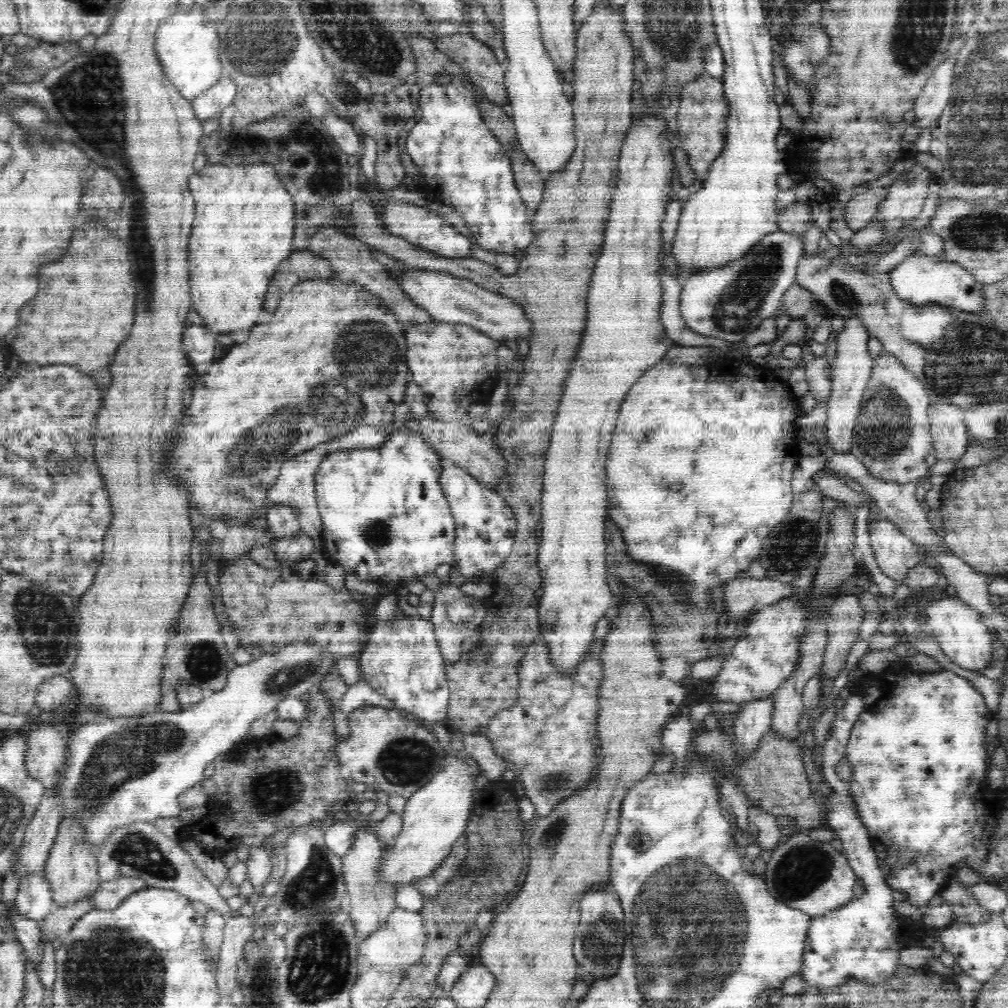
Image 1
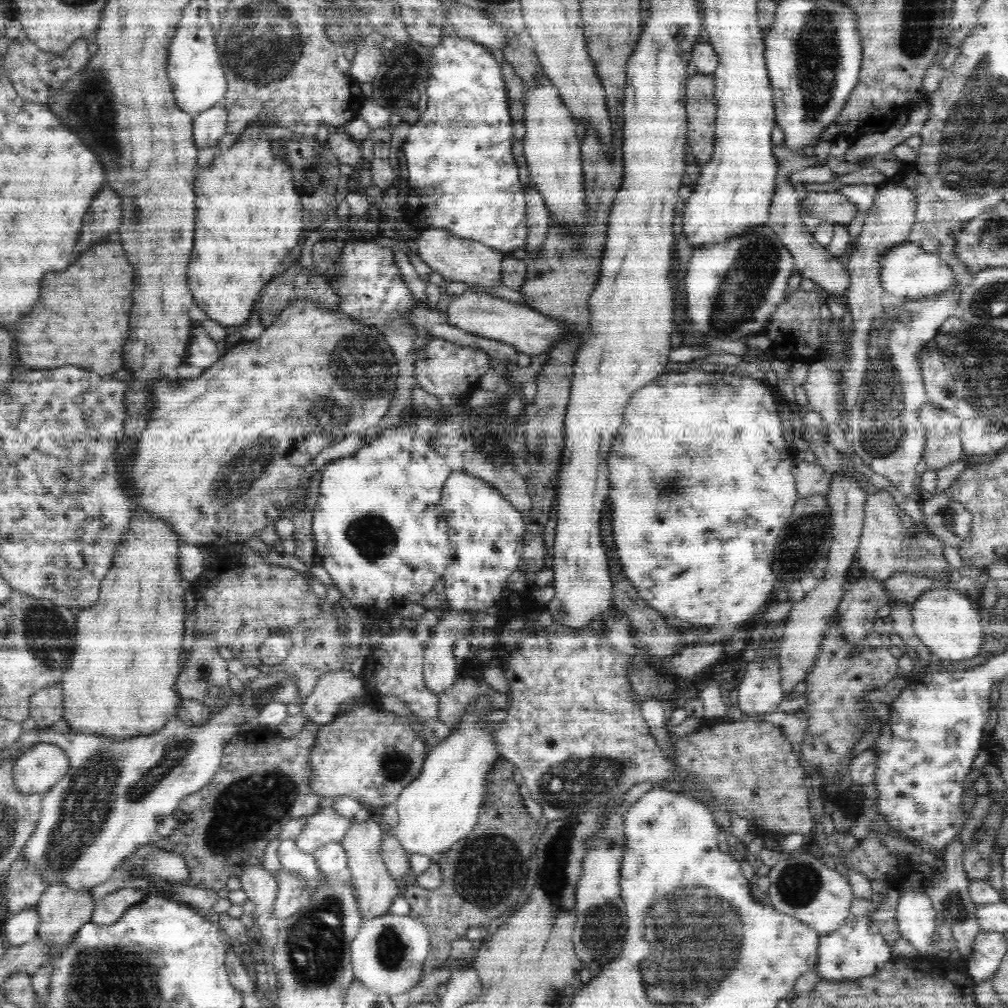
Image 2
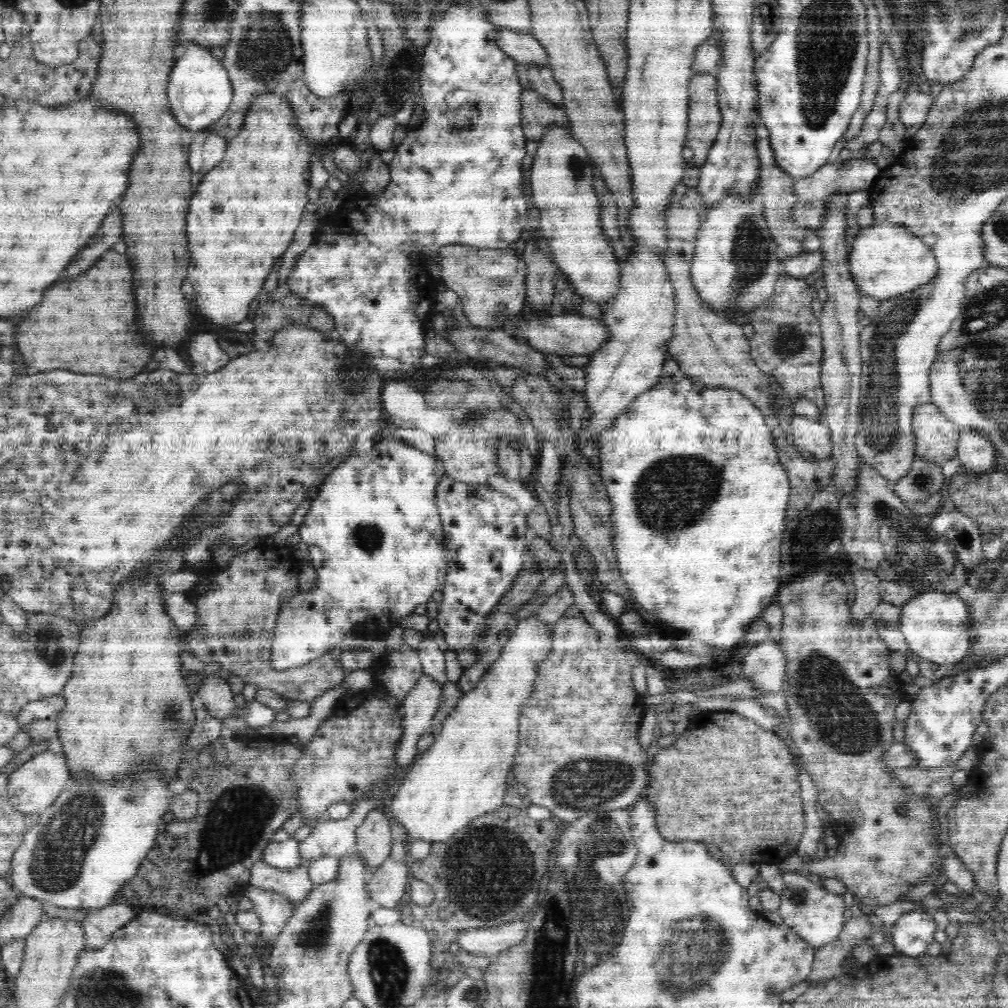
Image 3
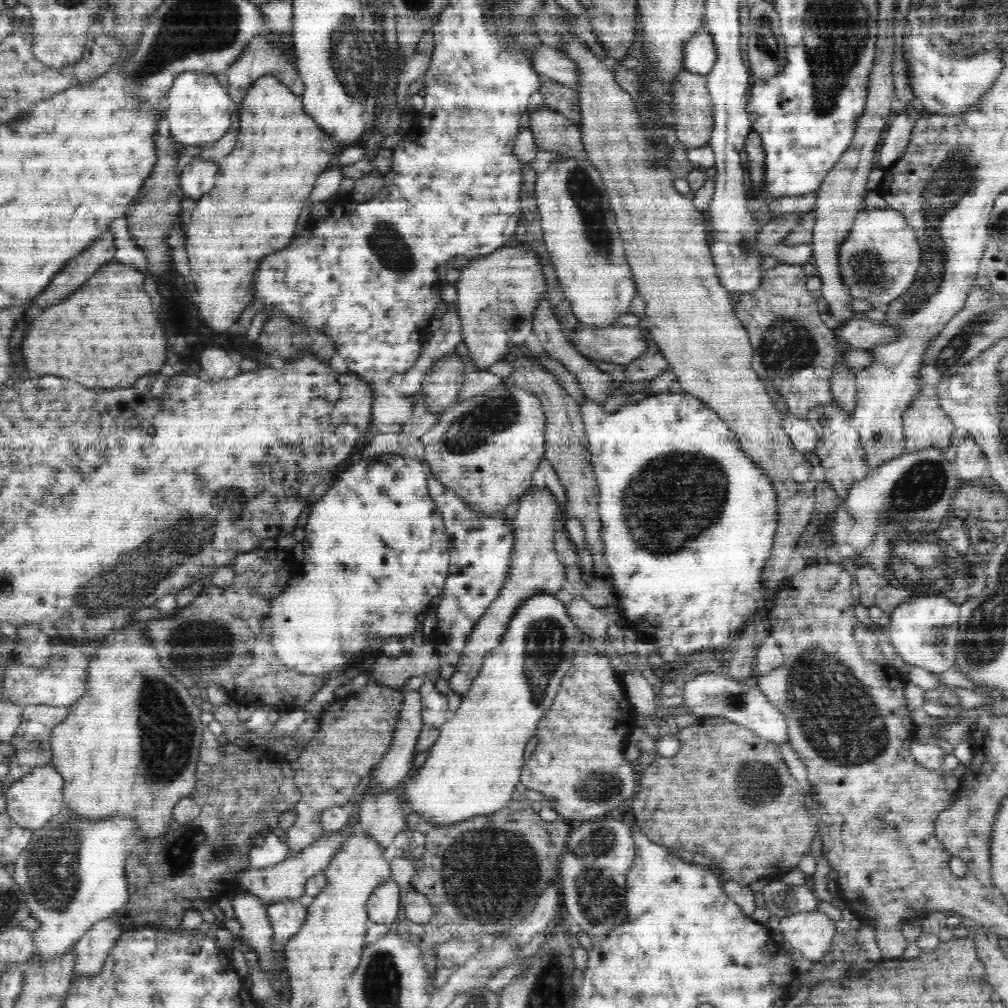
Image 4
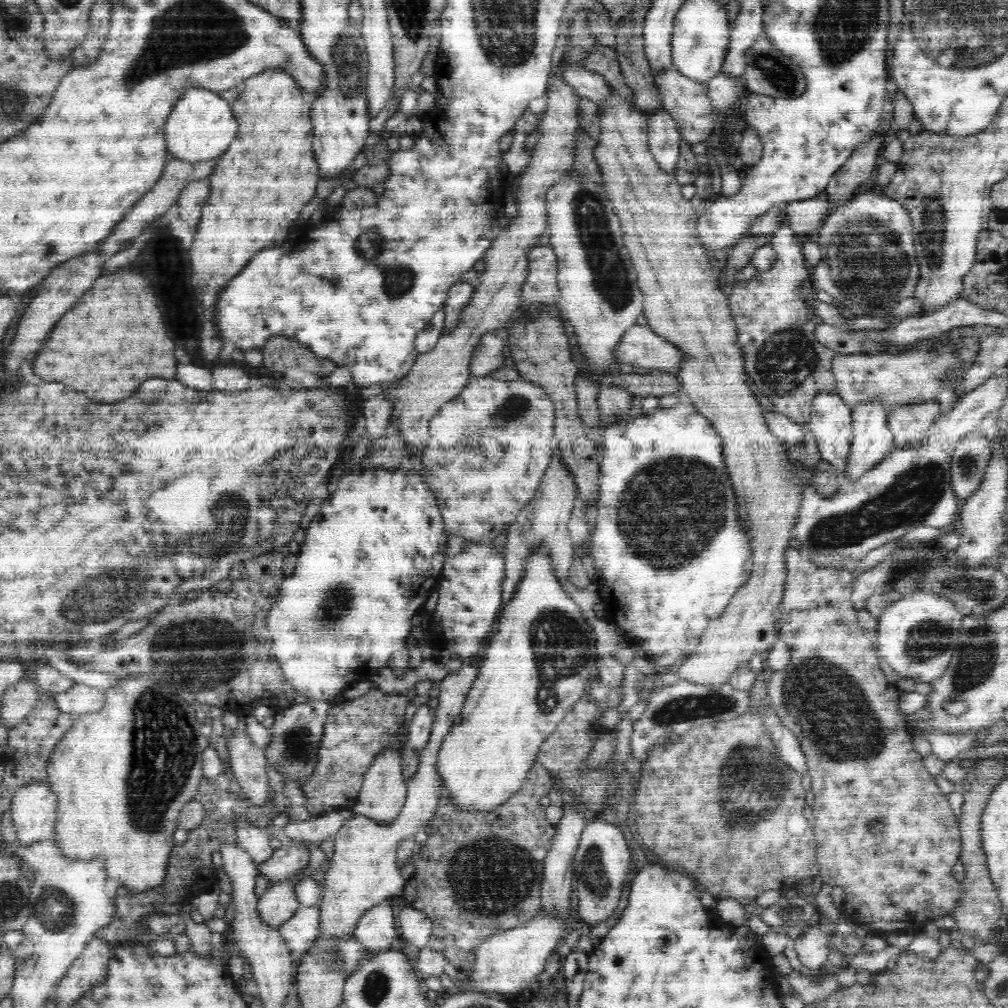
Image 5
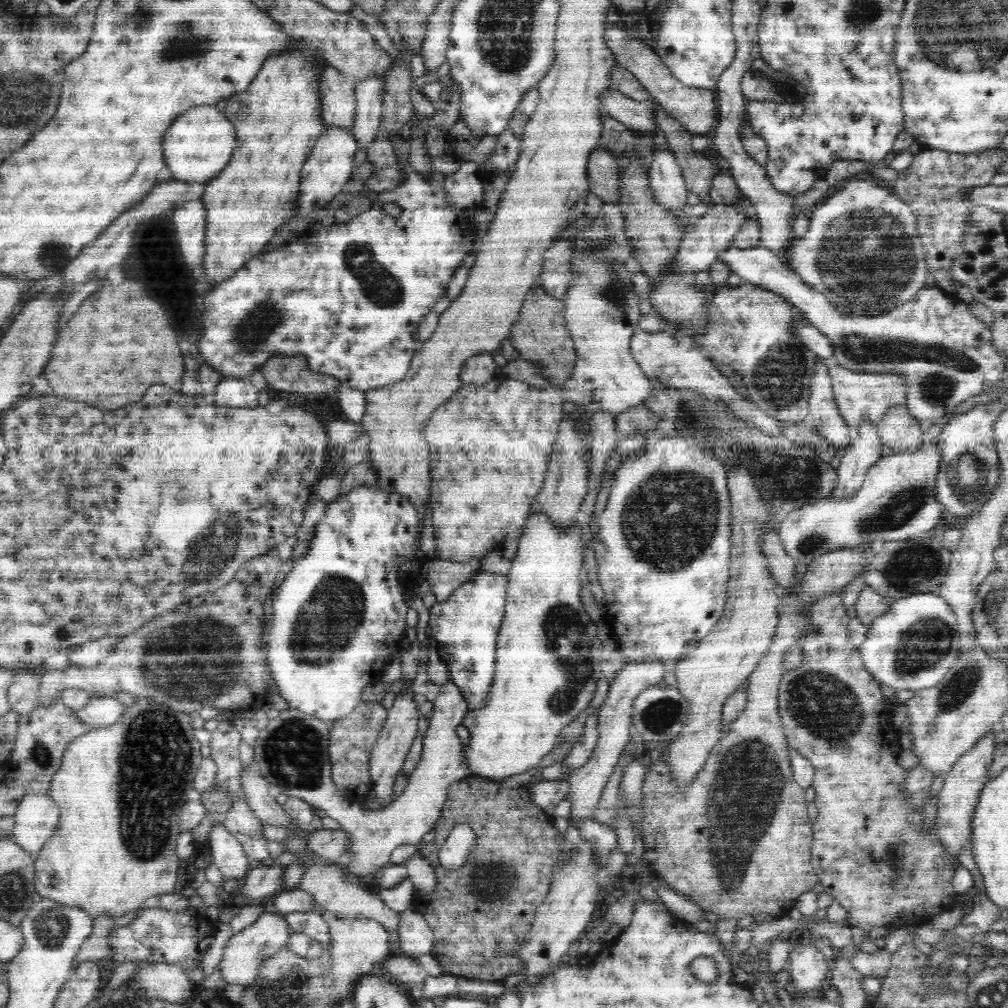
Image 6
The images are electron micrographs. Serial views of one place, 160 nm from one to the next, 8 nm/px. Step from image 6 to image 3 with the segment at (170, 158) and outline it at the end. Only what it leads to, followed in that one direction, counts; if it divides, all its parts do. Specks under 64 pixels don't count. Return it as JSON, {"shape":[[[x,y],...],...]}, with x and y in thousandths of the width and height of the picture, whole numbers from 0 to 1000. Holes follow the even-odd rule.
{"shape":[[[183,42],[175,55],[166,85],[166,105],[169,106],[170,112],[174,114],[179,125],[193,131],[206,128],[222,115],[222,111],[226,109],[230,98],[230,82],[220,61],[210,55],[208,48],[198,46],[194,42]]]}

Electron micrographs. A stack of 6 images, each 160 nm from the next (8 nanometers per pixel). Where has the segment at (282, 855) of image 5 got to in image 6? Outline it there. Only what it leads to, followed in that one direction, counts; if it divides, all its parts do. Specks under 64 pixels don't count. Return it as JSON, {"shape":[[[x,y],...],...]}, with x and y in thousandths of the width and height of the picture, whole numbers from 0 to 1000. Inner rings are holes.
{"shape":[[[252,857],[242,871],[240,890],[243,892],[243,897],[253,896],[257,893],[263,894],[277,886],[280,881],[280,862],[278,859]]]}

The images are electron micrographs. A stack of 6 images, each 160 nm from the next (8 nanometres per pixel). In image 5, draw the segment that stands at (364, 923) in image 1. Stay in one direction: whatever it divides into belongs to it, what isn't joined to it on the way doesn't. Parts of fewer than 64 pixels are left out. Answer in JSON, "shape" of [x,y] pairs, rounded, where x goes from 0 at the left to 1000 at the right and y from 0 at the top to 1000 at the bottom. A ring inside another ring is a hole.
{"shape":[[[386,740],[377,747],[361,769],[355,792],[347,802],[375,816],[389,815],[401,800],[404,789],[404,773],[401,772],[399,762],[399,748],[402,740]]]}

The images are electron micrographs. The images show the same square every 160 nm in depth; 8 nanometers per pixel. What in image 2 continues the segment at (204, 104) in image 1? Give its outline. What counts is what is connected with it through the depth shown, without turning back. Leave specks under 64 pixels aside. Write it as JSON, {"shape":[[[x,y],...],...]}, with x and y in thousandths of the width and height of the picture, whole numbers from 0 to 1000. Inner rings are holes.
{"shape":[[[222,97],[214,105],[208,105],[206,109],[192,114],[191,133],[194,148],[209,147],[213,149],[215,143],[225,132],[225,121]]]}

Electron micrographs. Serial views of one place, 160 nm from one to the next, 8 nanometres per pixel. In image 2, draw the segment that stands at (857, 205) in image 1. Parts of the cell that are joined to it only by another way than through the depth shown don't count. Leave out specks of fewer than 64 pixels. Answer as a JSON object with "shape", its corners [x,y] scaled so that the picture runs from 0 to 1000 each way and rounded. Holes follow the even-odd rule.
{"shape":[[[831,190],[796,191],[793,200],[795,207],[813,219],[824,219],[841,224],[847,218],[851,206]]]}

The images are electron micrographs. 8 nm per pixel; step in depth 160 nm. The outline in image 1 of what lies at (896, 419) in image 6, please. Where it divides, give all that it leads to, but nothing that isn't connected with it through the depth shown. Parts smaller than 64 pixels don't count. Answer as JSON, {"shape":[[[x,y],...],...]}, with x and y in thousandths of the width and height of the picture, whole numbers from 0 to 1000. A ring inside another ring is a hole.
{"shape":[[[931,399],[921,404],[920,411],[926,435],[925,448],[930,456],[949,457],[964,438],[956,421],[957,409],[950,403]]]}

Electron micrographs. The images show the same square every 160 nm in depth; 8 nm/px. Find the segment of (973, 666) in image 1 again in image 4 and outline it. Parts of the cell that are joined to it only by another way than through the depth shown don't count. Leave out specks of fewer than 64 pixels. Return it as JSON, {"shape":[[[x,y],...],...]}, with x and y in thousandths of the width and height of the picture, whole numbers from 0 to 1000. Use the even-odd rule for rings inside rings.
{"shape":[[[935,590],[904,592],[883,607],[883,619],[878,628],[891,651],[900,660],[911,661],[930,671],[940,666],[947,658],[951,628],[946,619],[951,619],[950,611],[952,601]]]}

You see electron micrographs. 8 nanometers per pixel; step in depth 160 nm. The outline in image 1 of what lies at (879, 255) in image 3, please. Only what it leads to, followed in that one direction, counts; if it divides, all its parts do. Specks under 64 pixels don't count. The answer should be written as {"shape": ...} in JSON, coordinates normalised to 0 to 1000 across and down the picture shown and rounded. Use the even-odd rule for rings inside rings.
{"shape":[[[915,252],[900,254],[883,269],[882,273],[878,272],[878,278],[885,283],[895,298],[901,298],[905,302],[918,303],[925,300],[958,310],[978,307],[978,300],[975,299],[975,282],[970,281],[968,276],[954,264],[929,254],[922,255]]]}

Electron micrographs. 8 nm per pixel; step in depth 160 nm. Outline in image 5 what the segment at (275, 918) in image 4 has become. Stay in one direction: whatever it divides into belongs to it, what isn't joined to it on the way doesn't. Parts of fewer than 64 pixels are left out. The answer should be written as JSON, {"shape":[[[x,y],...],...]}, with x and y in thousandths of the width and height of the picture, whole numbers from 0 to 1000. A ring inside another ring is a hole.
{"shape":[[[298,899],[288,913],[284,913],[284,915],[280,915],[280,919],[276,919],[276,923],[289,943],[306,942],[310,938],[310,935],[313,935],[313,929],[317,927],[317,901],[315,899]]]}

